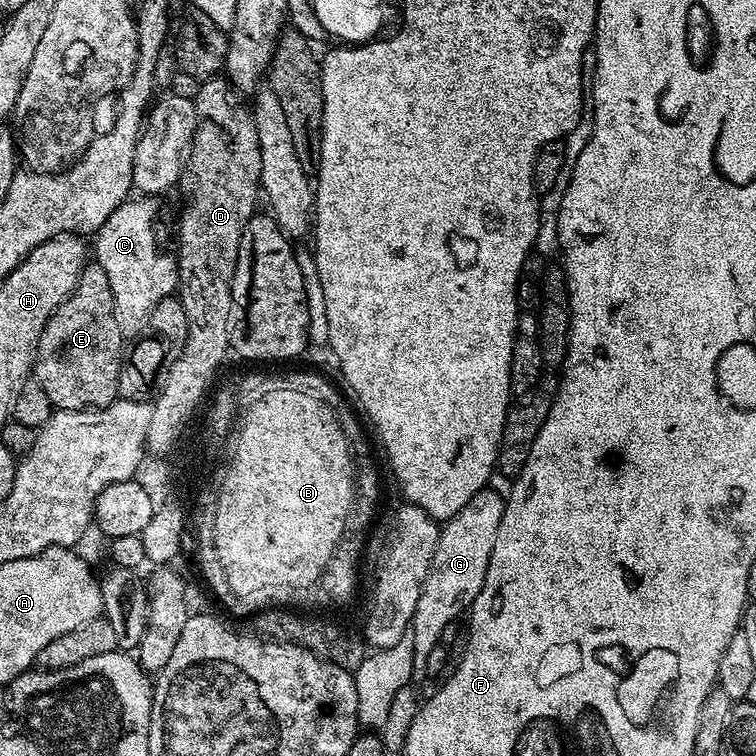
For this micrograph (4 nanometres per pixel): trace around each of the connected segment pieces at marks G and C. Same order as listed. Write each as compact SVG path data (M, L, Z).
M491 487L483 488L458 514L443 521L438 546L434 550L434 558L430 570L426 574L426 582L422 586L422 594L418 594L418 606L414 606L414 618L410 629L412 653L414 654L413 673L426 673L426 658L430 658L430 650L445 639L444 631L469 611L478 598L482 586L486 582L486 570L490 566L490 554L494 550L494 538L498 538L498 526L502 522L505 497L492 492Z
M139 199L125 200L94 234L94 260L106 270L106 278L110 278L110 290L114 290L114 314L121 332L128 338L135 337L147 325L154 306L171 297L180 283L177 257L160 252L160 244L156 241L157 201Z

